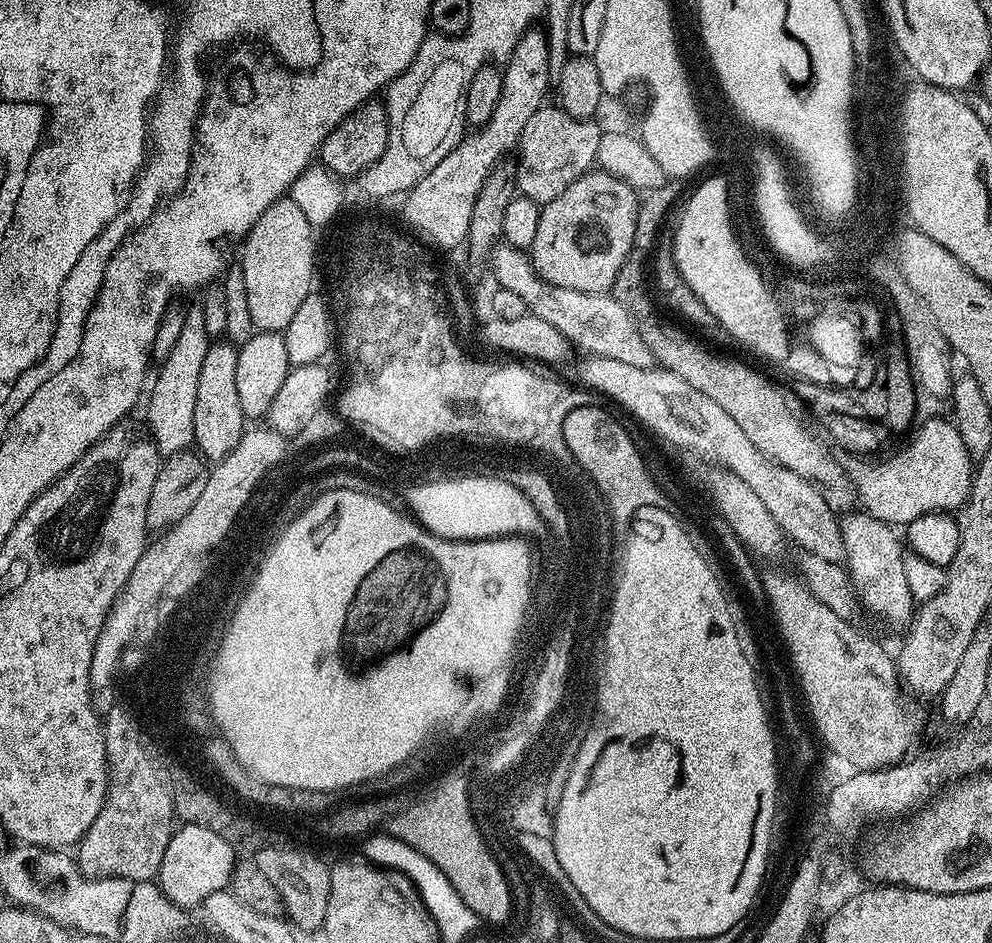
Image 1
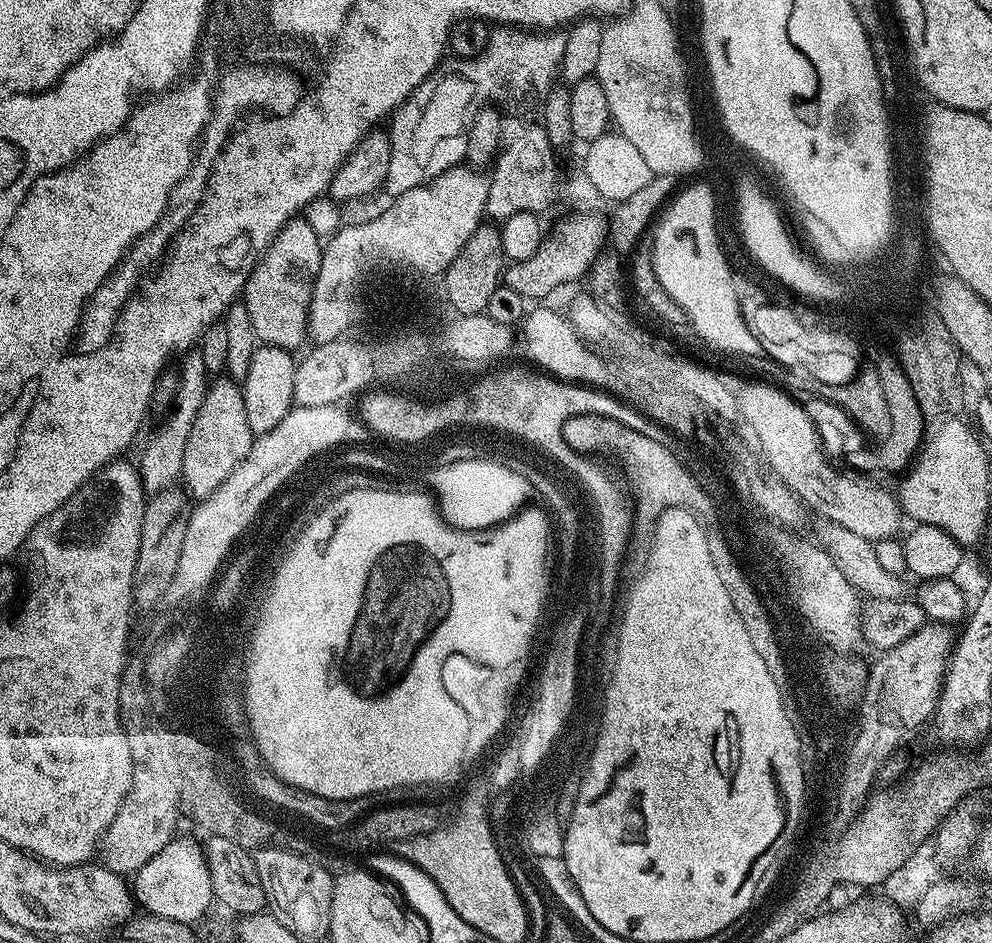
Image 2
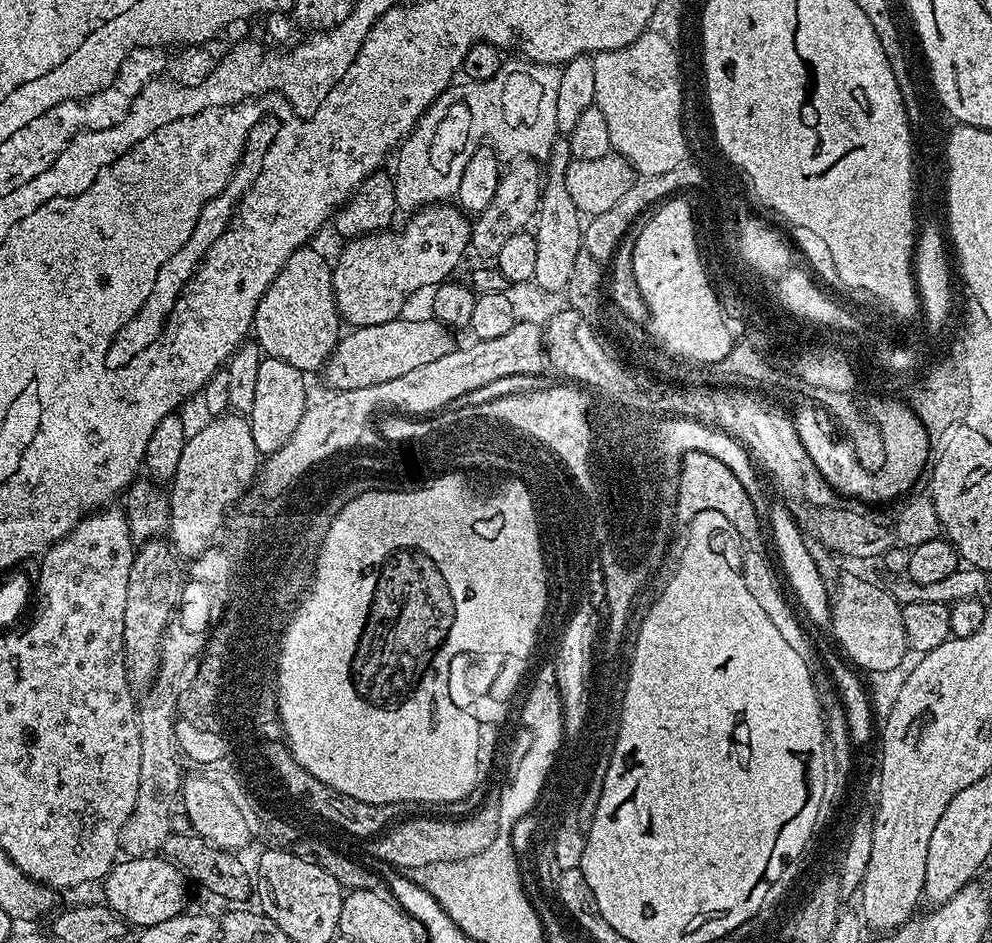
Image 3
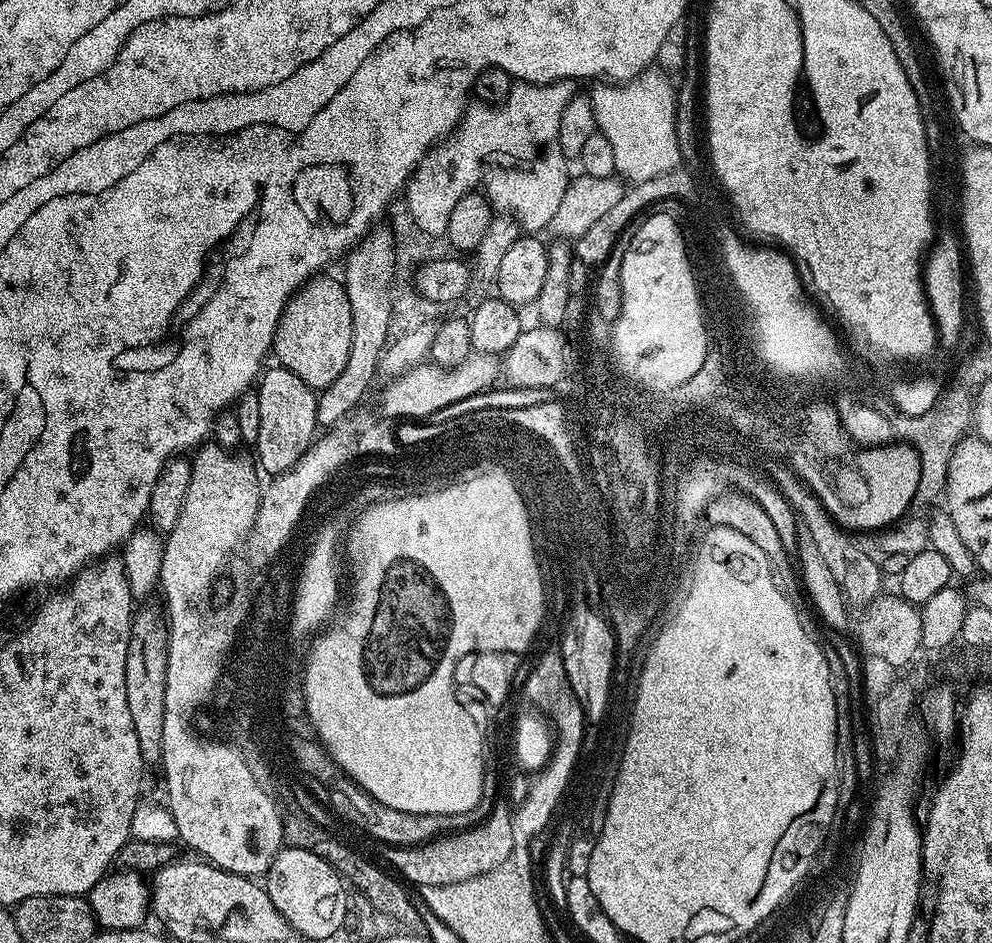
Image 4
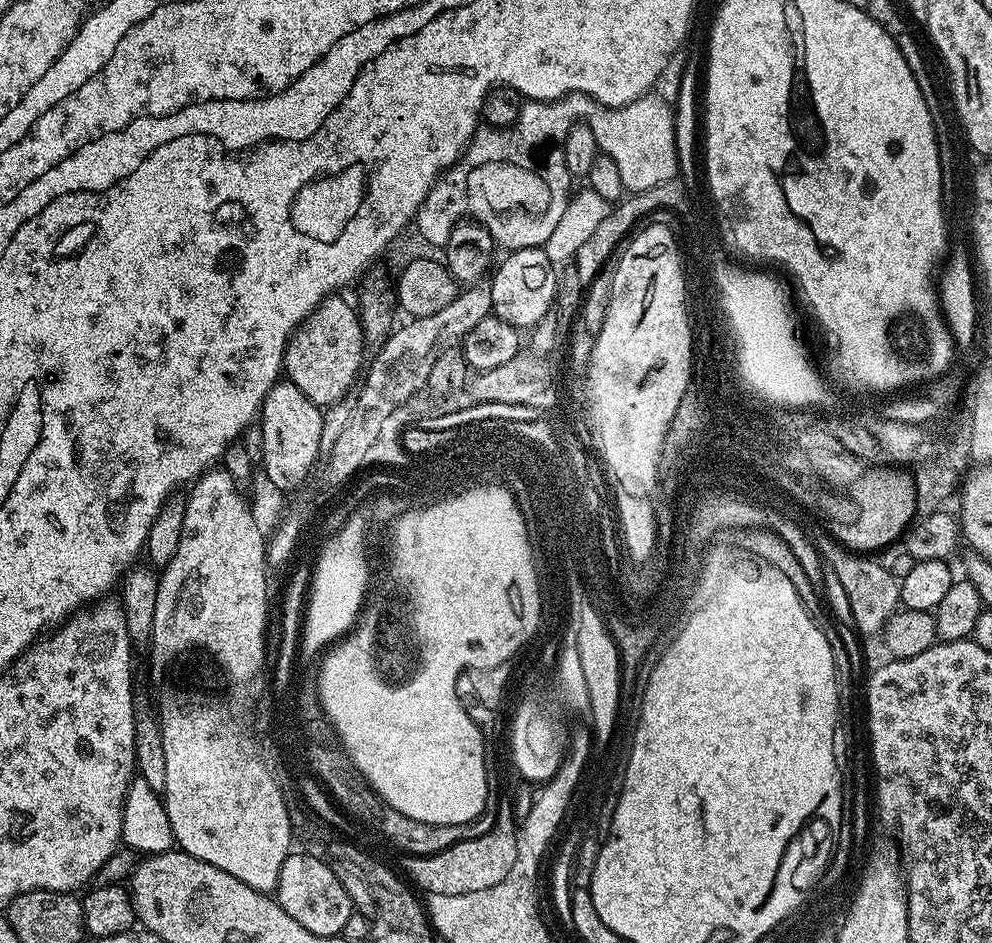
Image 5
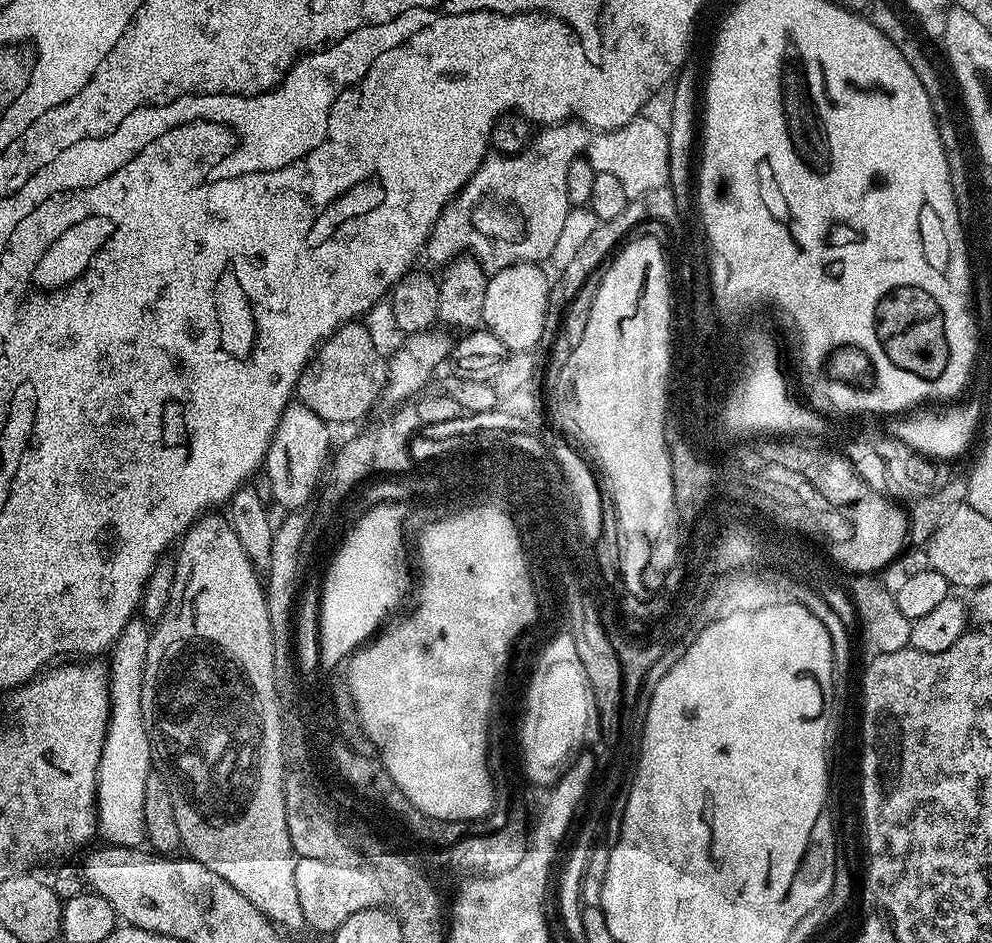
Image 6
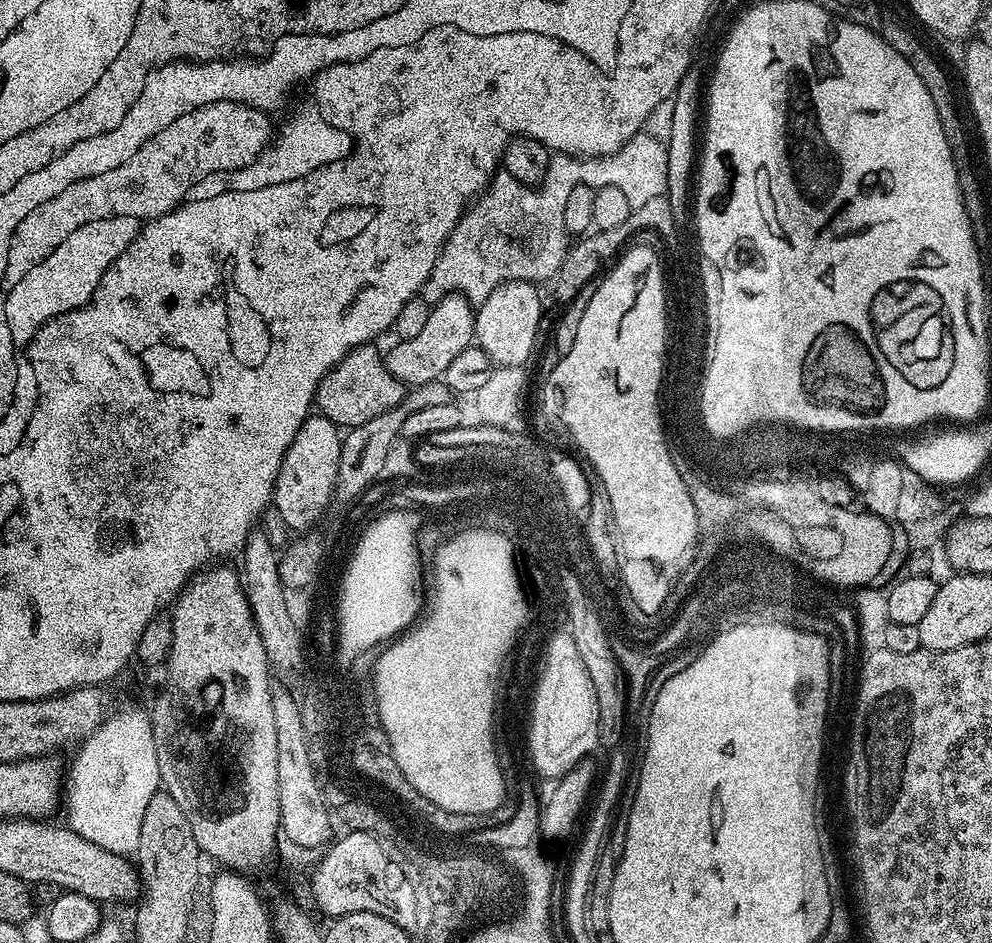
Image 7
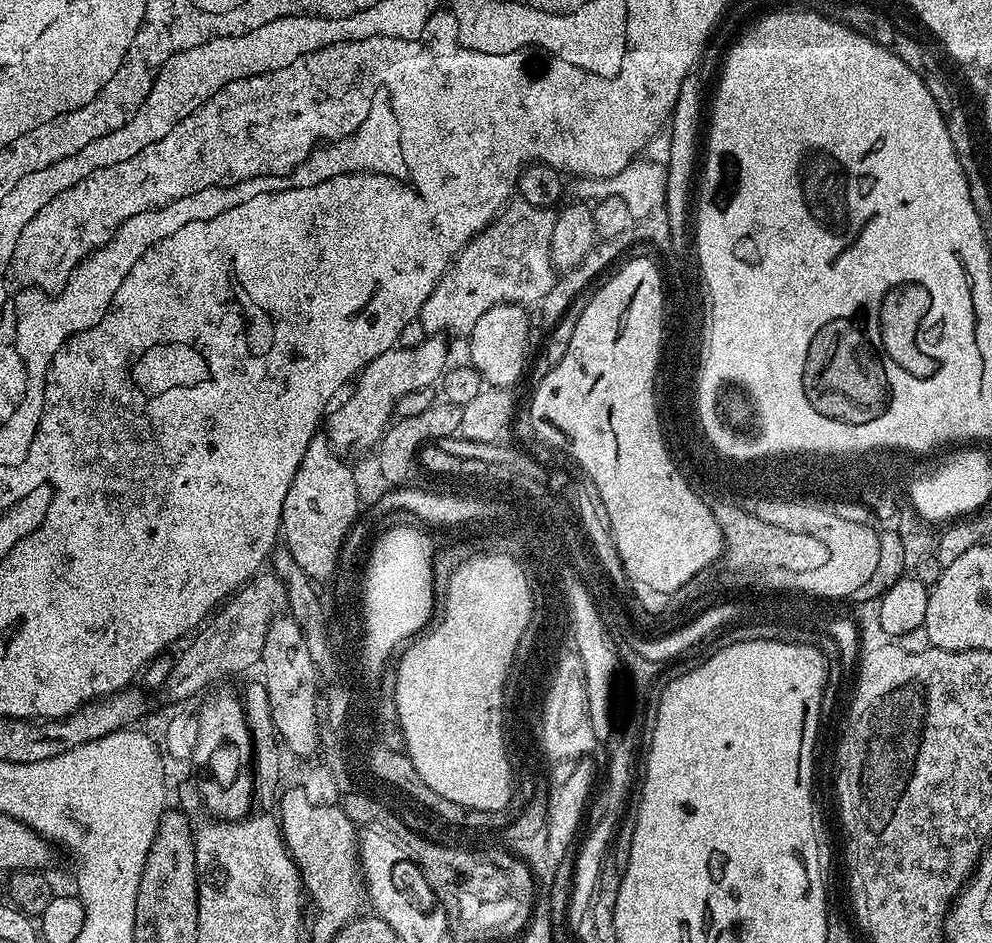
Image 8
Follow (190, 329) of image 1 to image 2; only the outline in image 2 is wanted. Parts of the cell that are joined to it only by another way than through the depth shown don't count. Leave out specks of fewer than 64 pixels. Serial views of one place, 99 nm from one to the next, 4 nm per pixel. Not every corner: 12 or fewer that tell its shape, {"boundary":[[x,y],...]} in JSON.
{"boundary":[[202,354],[178,368],[169,415],[138,459],[145,493],[181,479],[186,438],[210,383]]}

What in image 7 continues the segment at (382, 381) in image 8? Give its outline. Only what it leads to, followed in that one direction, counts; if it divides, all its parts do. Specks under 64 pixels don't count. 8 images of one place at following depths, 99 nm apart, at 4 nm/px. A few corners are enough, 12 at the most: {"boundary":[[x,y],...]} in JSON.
{"boundary":[[451,292],[384,364],[406,386],[443,377],[473,347],[476,308]]}

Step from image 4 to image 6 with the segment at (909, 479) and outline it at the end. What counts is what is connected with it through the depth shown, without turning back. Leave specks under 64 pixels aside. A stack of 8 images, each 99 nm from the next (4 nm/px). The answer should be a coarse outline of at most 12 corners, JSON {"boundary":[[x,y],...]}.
{"boundary":[[857,499],[848,532],[828,536],[848,574],[876,574],[903,551],[907,511],[895,499]]}

